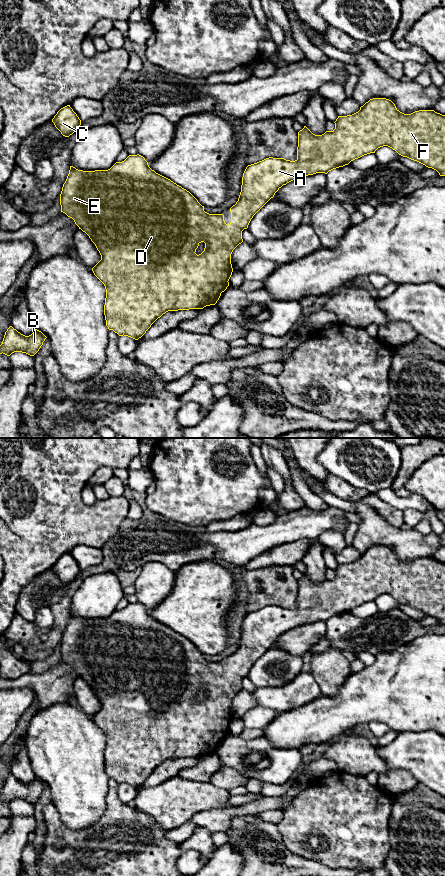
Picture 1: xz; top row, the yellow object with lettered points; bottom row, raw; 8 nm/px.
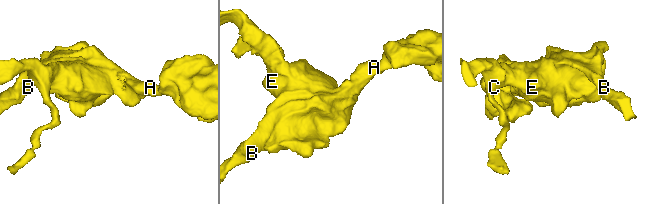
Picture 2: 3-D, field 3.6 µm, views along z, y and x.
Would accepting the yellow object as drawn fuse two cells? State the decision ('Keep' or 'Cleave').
Keep

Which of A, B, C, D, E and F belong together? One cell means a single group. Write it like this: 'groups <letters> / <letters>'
groups A B C D E F

